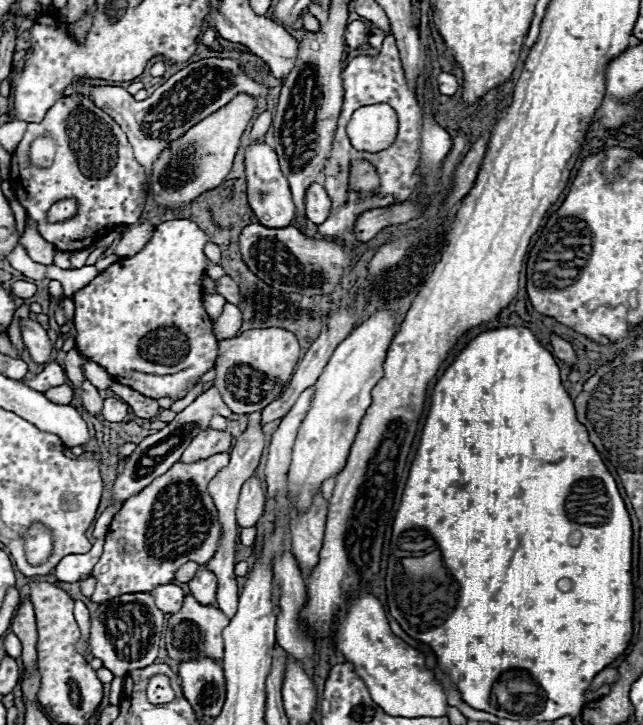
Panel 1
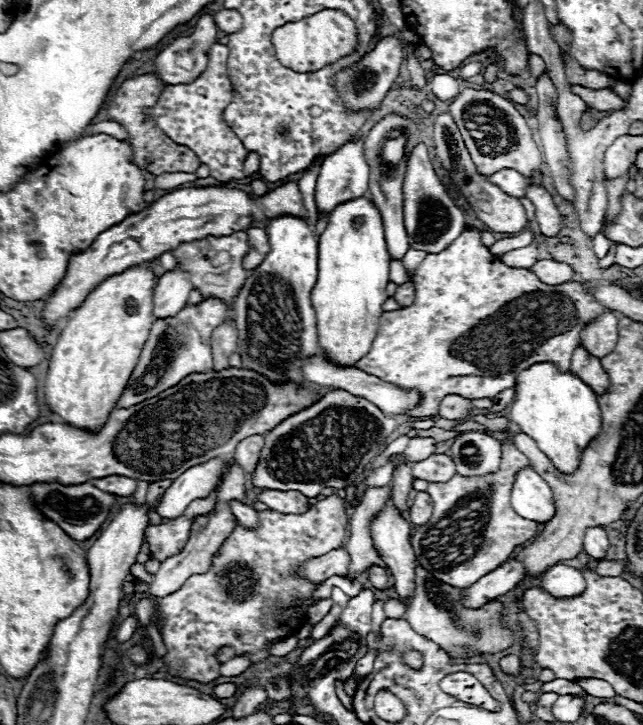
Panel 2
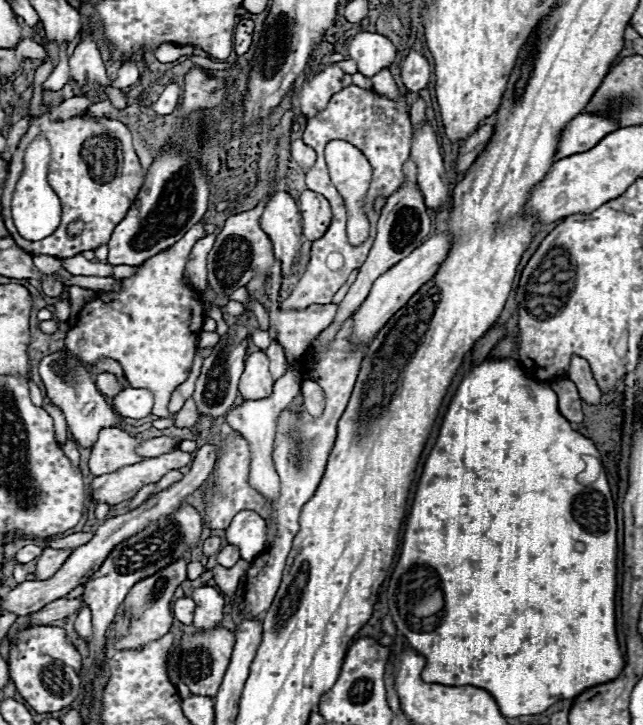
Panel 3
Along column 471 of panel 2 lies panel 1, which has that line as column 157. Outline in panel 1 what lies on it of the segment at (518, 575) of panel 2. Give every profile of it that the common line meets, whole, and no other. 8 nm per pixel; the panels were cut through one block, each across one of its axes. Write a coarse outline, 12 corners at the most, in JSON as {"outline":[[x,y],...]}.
{"outline":[[176,584],[156,586],[152,596],[162,612],[180,610],[186,594]]}

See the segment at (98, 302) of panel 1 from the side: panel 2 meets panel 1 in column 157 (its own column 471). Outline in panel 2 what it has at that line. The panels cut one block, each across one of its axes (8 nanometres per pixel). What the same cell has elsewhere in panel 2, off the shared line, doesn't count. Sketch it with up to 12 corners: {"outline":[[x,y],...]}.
{"outline":[[464,232],[382,312],[366,374],[494,398],[608,308]]}

